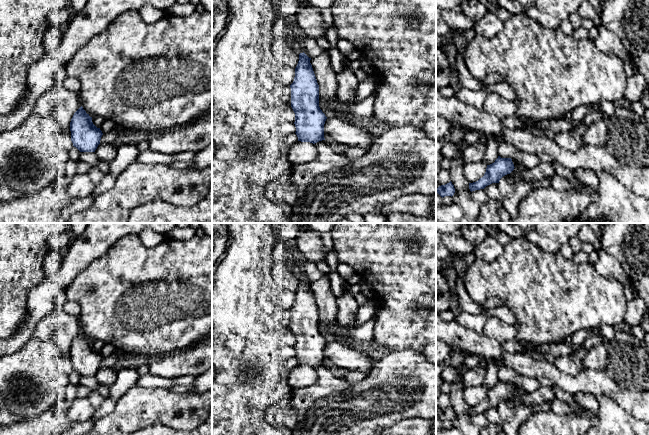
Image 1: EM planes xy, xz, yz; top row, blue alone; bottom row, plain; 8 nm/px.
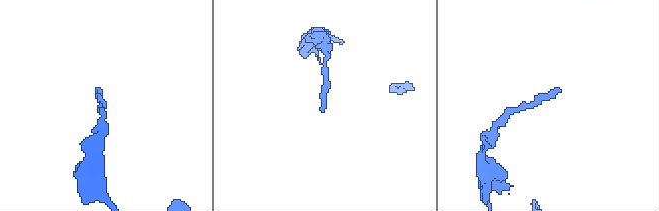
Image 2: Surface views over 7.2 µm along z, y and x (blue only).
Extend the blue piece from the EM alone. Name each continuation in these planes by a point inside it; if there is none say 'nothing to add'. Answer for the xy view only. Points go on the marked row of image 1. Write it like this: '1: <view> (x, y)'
nothing to add

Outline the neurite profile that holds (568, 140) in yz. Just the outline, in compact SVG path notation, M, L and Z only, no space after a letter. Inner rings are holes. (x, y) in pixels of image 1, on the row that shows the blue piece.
M561 131L555 134L554 140L557 144L568 151L577 151L582 143L575 131Z

